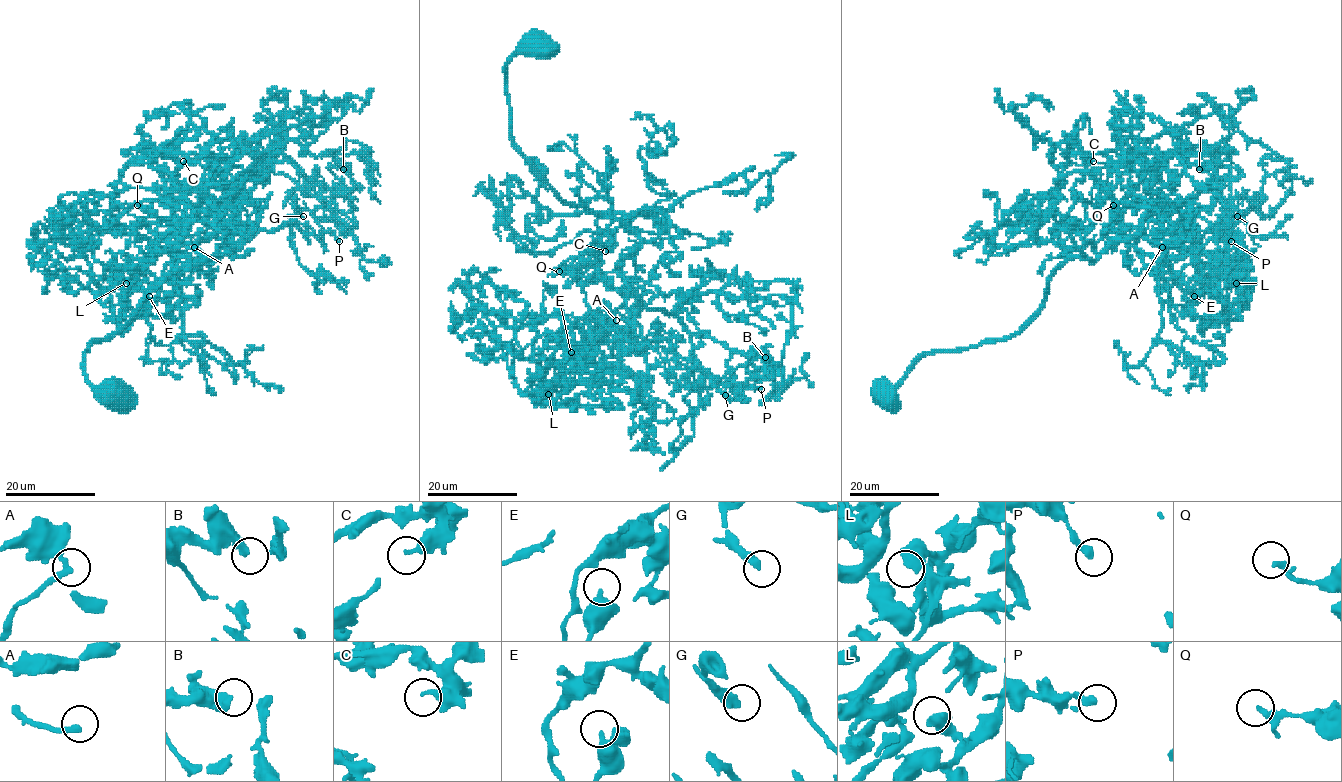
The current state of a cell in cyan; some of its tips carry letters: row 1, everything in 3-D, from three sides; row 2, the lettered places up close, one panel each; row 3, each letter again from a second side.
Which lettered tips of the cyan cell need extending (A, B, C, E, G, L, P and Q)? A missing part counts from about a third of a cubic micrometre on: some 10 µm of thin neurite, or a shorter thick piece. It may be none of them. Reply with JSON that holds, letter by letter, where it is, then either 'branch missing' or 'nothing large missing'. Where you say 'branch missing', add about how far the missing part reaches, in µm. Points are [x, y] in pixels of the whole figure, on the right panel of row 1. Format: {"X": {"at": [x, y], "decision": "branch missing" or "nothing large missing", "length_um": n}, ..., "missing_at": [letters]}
{"A": {"at": [1162, 247], "decision": "branch missing", "length_um": 20}, "B": {"at": [1199, 169], "decision": "nothing large missing"}, "C": {"at": [1093, 161], "decision": "nothing large missing"}, "E": {"at": [1194, 296], "decision": "nothing large missing"}, "G": {"at": [1237, 216], "decision": "branch missing", "length_um": 10}, "L": {"at": [1236, 283], "decision": "nothing large missing"}, "P": {"at": [1231, 241], "decision": "nothing large missing"}, "Q": {"at": [1113, 205], "decision": "nothing large missing"}, "missing_at": ["A", "G"]}

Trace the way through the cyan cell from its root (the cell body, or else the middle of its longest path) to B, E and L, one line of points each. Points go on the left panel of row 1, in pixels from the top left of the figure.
B: (114, 392), (83, 355), (218, 257), (197, 243), (262, 158), (333, 192), (343, 169)
E: (114, 392), (83, 355), (218, 257), (197, 247), (215, 214), (167, 238), (190, 258), (149, 296)
L: (114, 392), (88, 379), (83, 355), (168, 276), (218, 257), (197, 247), (215, 214), (161, 234), (126, 283)

